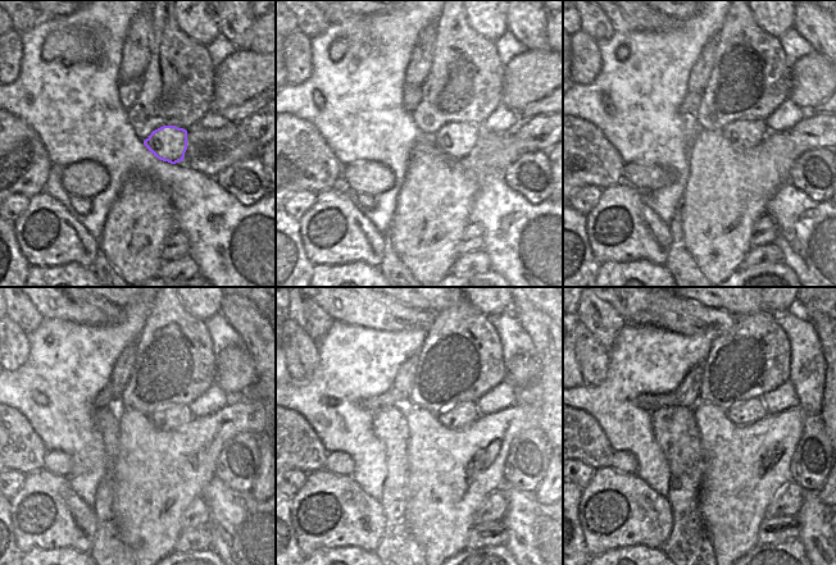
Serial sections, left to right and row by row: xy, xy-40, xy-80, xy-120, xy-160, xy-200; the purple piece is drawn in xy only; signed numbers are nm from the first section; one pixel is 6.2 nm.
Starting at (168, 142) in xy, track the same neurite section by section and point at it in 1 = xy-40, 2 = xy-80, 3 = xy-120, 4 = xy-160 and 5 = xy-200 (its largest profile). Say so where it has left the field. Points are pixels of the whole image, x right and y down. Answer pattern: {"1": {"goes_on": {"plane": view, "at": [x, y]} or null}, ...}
{"1": {"goes_on": {"plane": "xy-40", "at": [454, 140]}}, "2": {"goes_on": {"plane": "xy-80", "at": [740, 133]}}, "3": {"goes_on": {"plane": "xy-120", "at": [173, 417]}}, "4": {"goes_on": {"plane": "xy-160", "at": [464, 413]}}, "5": {"goes_on": {"plane": "xy-200", "at": [745, 413]}}}

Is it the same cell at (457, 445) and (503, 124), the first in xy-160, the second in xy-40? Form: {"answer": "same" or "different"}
{"answer": "different"}

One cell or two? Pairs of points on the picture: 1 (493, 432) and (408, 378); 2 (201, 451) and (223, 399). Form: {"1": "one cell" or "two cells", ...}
{"1": "two cells", "2": "two cells"}

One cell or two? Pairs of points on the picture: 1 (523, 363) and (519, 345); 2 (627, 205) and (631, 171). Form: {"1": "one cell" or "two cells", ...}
{"1": "two cells", "2": "two cells"}

